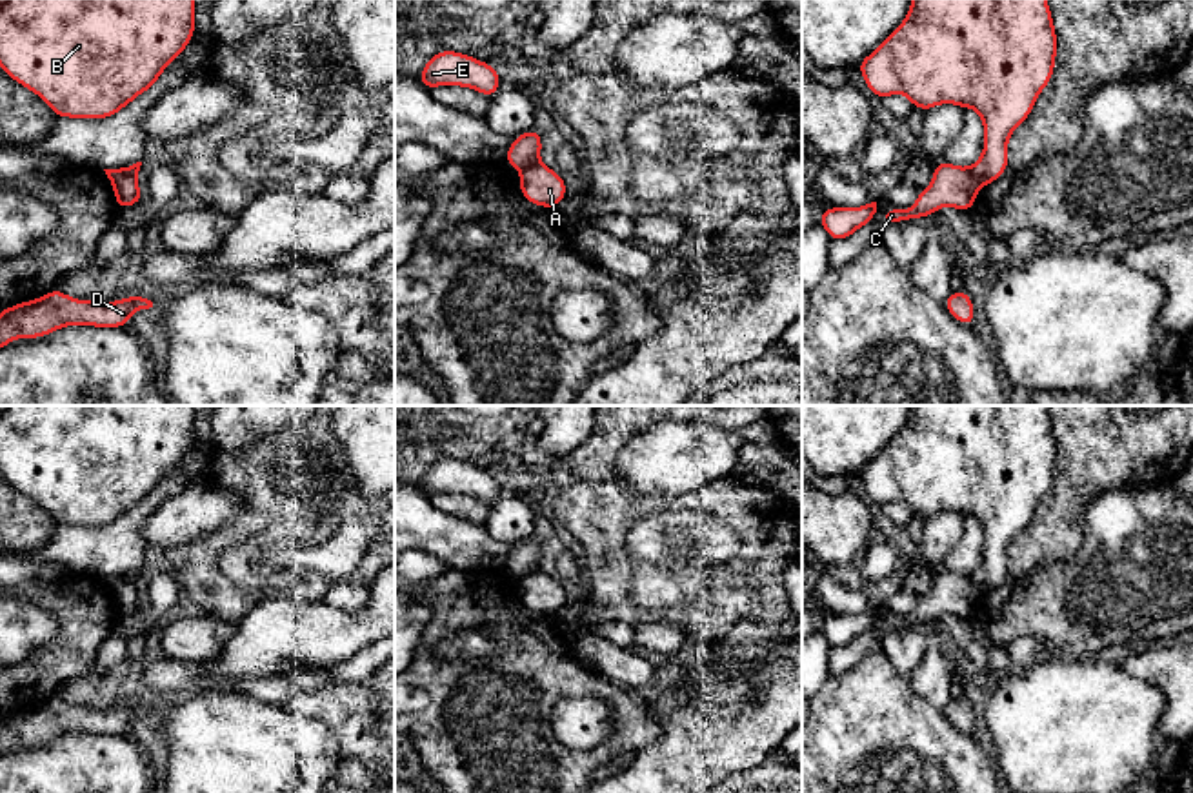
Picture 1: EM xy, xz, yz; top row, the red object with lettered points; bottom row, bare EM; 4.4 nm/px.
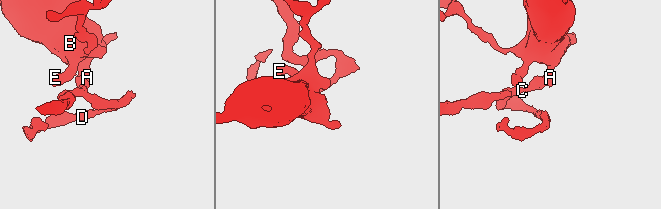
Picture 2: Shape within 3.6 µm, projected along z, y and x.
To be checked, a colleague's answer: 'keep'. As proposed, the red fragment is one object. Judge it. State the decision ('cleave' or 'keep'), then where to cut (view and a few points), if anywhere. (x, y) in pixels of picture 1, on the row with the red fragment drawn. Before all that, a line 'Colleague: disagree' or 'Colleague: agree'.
Colleague: disagree
cleave; cut xz (539, 162), (522, 170)

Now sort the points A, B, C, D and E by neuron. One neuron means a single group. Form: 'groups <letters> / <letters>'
groups A B E / C D

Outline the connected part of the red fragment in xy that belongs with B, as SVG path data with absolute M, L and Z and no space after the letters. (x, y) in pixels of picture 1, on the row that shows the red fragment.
M0 0L0 67L38 95L56 118L109 118L153 87L164 69L184 53L195 27L195 0Z

